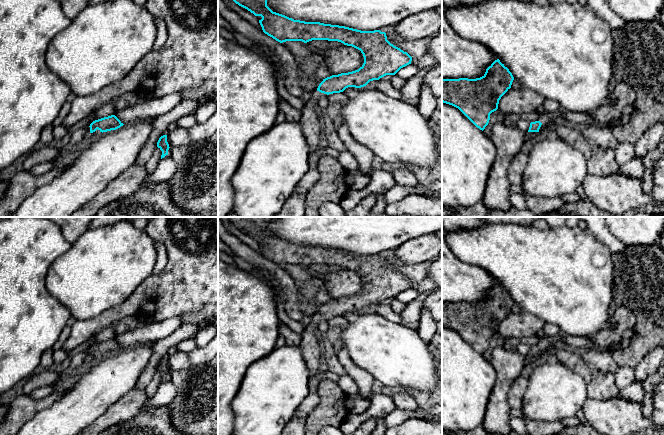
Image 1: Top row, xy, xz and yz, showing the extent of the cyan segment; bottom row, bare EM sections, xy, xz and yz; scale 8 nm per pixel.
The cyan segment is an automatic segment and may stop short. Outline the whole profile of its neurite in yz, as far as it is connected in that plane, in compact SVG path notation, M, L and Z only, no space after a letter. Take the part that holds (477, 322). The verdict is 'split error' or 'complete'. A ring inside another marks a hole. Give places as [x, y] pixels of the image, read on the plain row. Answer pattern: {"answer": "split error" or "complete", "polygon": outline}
{"answer": "complete", "polygon": "M495 284L485 298L476 303L442 302L442 326L458 332L477 352L484 354L499 324L511 312L514 301Z"}

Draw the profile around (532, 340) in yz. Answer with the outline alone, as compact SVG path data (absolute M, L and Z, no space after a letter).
M530 336L530 337L523 337L523 338L508 338L506 340L506 343L511 345L513 349L515 349L519 343L527 344L531 347L531 346L539 345L542 337L543 336Z

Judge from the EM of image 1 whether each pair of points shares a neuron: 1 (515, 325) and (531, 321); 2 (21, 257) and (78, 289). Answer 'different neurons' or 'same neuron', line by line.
1: same neuron
2: different neurons

